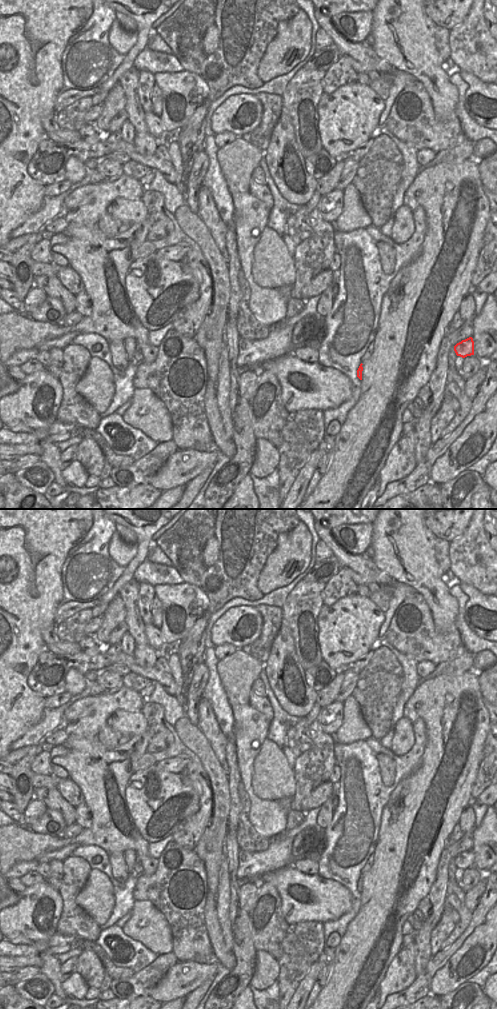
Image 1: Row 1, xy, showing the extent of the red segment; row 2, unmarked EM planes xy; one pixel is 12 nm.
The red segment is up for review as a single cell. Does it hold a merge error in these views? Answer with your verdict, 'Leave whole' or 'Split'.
Leave whole

